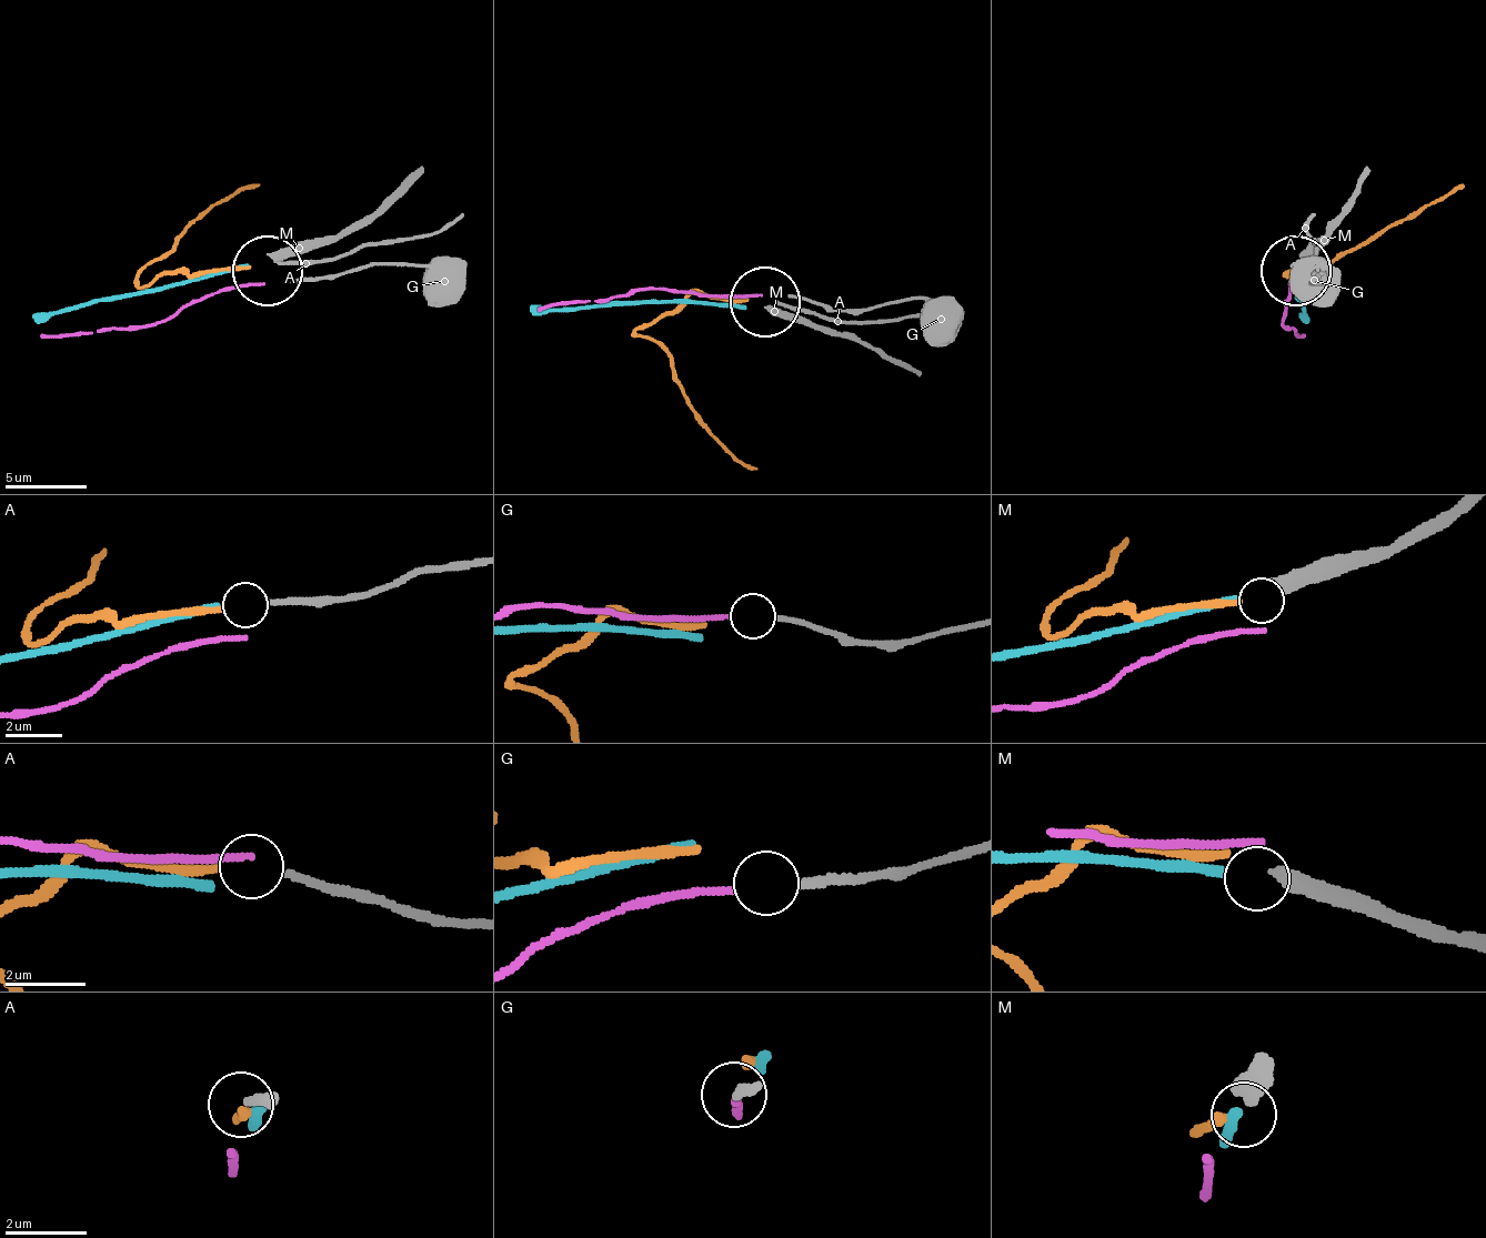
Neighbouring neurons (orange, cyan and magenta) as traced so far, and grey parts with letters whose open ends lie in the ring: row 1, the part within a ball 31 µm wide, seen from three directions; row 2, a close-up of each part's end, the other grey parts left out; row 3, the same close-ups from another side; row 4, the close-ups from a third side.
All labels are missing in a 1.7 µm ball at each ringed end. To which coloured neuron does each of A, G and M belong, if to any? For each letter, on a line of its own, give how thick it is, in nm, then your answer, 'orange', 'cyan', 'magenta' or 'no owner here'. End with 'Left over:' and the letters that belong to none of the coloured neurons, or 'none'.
A: 200 nm | orange
G: 200 nm | magenta
M: 480 nm | cyan
Left over: none

